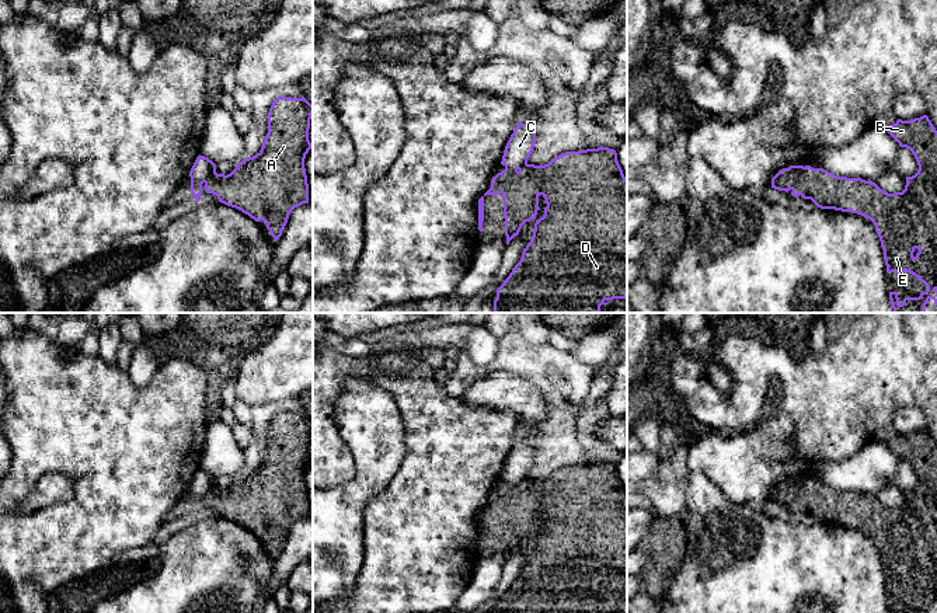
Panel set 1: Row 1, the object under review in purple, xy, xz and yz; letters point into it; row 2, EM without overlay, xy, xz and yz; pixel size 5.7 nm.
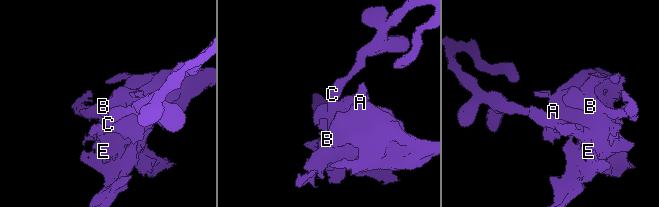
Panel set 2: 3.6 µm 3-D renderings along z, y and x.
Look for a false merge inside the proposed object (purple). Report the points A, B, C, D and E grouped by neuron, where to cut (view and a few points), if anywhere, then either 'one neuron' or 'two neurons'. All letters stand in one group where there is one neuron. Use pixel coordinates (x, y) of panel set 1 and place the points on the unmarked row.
A B D E / C; cut in yz along (804, 481), (791, 502); two neurons

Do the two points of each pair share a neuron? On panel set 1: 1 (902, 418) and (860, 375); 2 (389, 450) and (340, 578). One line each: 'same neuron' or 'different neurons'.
1: different neurons
2: same neuron

